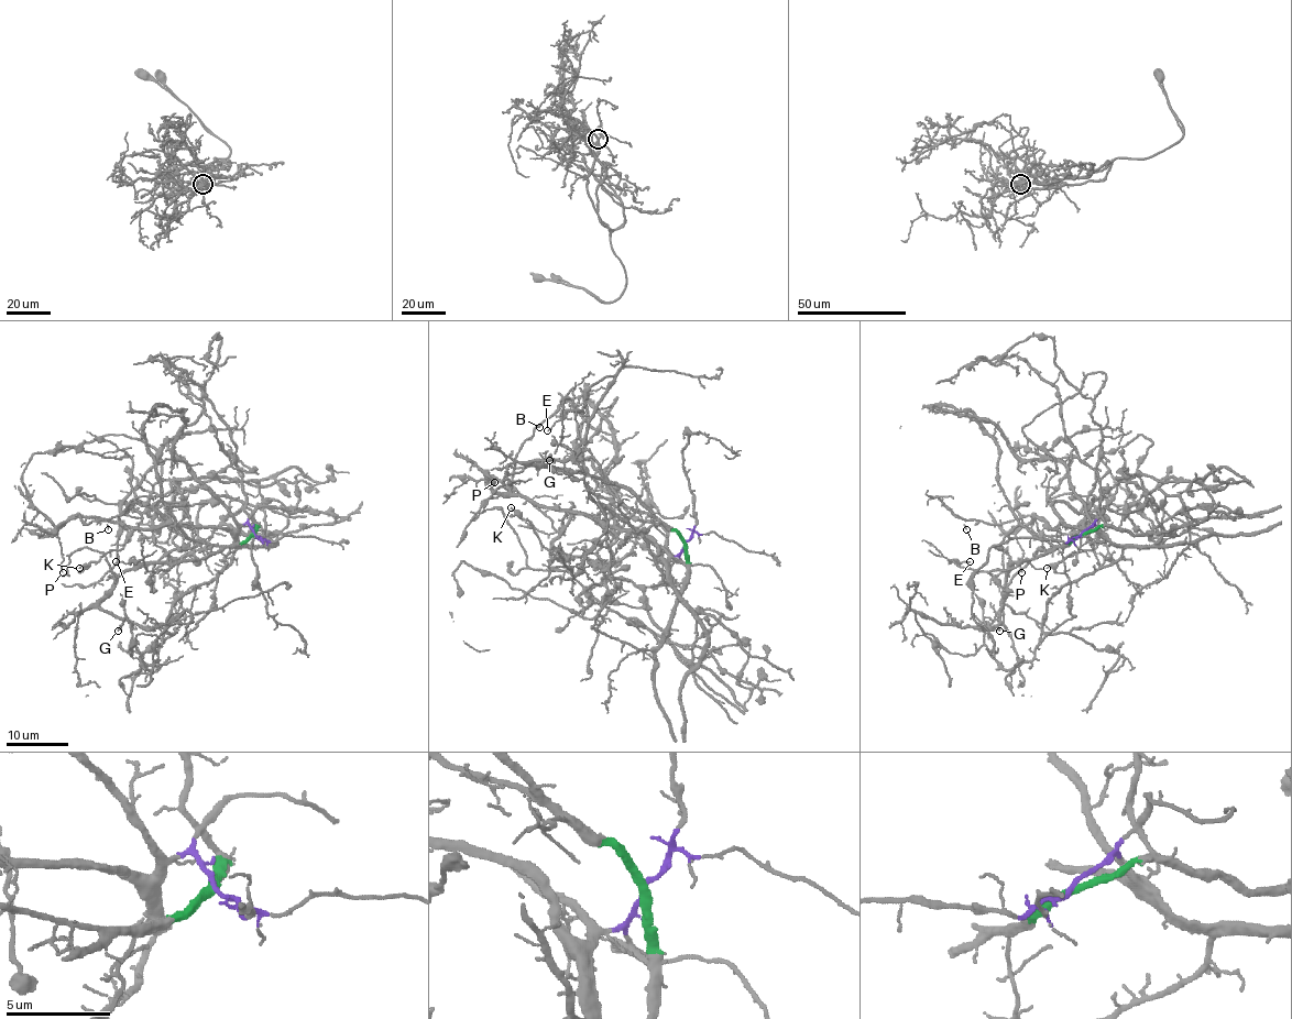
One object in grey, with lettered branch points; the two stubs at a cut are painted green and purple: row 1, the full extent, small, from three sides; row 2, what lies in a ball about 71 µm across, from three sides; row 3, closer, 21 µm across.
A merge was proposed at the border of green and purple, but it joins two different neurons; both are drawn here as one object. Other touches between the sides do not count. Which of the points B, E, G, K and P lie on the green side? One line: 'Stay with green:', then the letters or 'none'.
Stay with green: E, G

